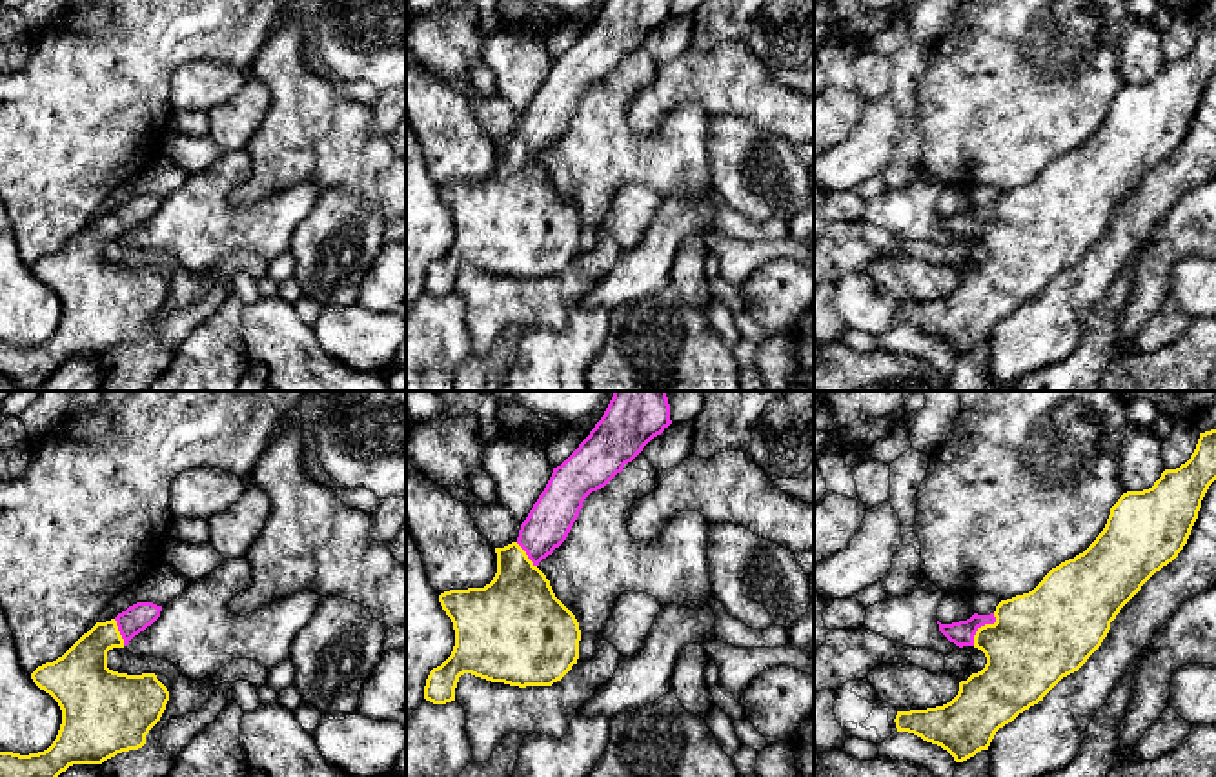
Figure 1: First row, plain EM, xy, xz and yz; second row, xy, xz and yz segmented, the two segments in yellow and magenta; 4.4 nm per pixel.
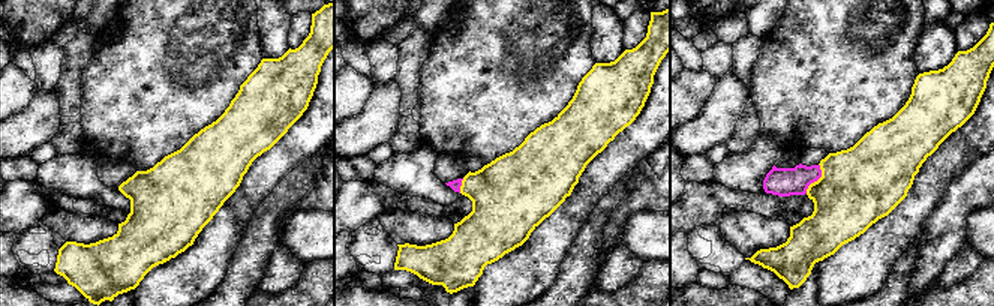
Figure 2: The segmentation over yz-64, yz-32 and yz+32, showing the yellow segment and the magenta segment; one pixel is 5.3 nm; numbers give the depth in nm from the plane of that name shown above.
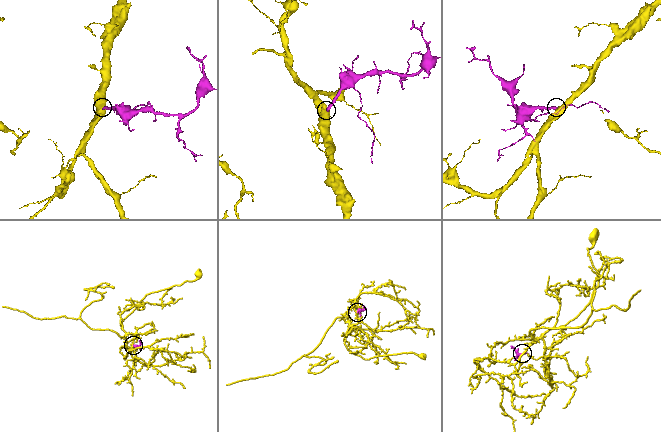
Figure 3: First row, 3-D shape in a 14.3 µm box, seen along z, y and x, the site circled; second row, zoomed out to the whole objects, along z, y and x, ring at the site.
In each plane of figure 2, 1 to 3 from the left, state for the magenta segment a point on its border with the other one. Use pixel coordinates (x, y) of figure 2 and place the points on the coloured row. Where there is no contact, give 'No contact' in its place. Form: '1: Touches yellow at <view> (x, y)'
1: No contact
2: Touches yellow at yz-32 (461, 186)
3: Touches yellow at yz+32 (819, 179)

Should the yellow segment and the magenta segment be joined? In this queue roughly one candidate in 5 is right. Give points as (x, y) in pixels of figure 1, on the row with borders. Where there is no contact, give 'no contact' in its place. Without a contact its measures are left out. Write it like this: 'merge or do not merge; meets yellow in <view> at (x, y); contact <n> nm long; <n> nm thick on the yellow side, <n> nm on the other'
merge; meets yellow in yz at (982, 626); contact 170 nm long; 400 nm thick on the yellow side, 110 nm on the other

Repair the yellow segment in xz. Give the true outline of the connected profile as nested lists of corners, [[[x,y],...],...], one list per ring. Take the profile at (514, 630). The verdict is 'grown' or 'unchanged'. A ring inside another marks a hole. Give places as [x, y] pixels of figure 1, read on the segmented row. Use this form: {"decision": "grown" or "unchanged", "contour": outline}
{"decision": "grown", "contour": [[[613,391],[613,397],[579,448],[557,468],[521,524],[515,542],[495,548],[497,573],[484,588],[450,590],[439,602],[453,622],[451,655],[426,679],[424,699],[433,704],[455,701],[459,677],[475,677],[510,686],[552,686],[579,659],[581,630],[575,615],[555,597],[550,580],[537,568],[559,548],[579,517],[584,499],[604,488],[643,448],[661,435],[670,420],[666,391]]]}

